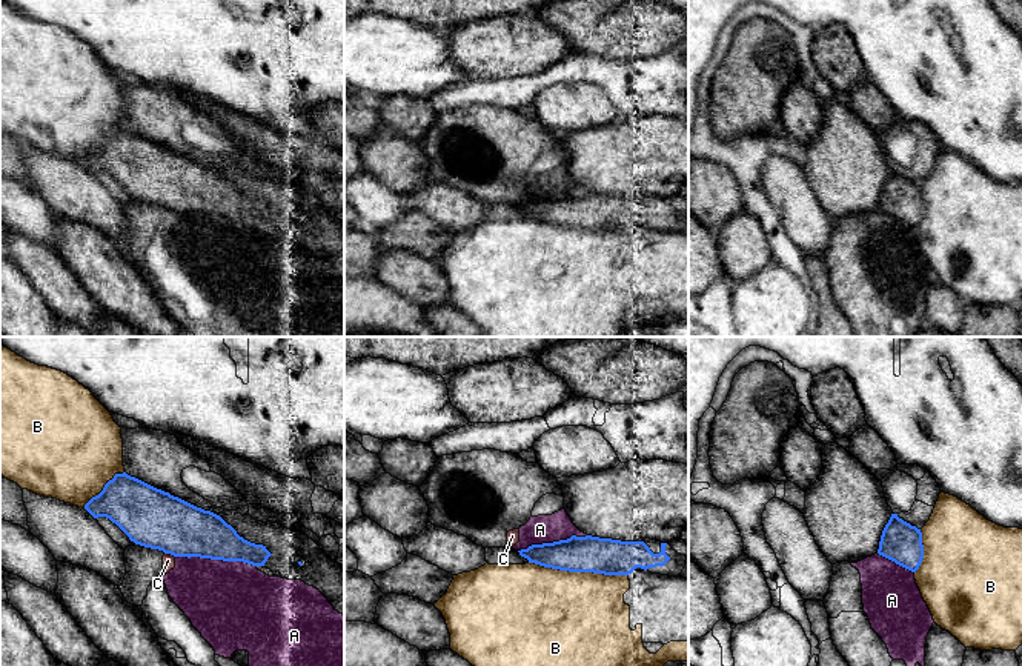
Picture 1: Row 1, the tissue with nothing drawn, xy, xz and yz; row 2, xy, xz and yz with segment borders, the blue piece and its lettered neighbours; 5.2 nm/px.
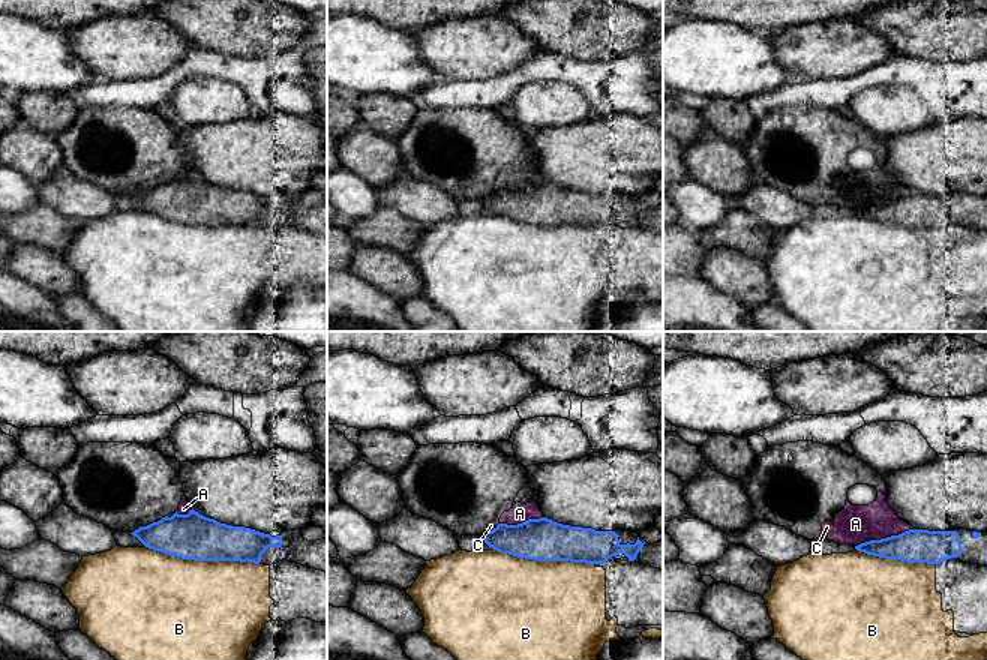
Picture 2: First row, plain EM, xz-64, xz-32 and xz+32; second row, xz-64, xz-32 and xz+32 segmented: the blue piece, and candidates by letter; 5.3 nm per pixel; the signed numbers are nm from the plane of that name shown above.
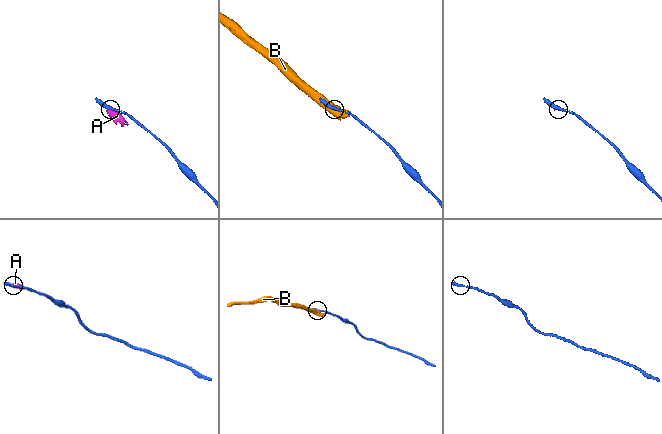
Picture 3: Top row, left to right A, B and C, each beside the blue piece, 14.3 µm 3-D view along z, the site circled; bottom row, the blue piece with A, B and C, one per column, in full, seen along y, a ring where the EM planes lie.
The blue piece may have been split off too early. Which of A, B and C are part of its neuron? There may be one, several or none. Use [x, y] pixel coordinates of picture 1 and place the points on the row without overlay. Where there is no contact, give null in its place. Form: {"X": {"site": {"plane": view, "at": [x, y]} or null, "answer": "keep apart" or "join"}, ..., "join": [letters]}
{"A": {"site": {"plane": "xy", "at": [215, 214]}, "answer": "keep apart"}, "B": {"site": {"plane": "xz", "at": [578, 226]}, "answer": "keep apart"}, "C": {"site": {"plane": "xy", "at": [169, 208]}, "answer": "keep apart"}, "join": []}

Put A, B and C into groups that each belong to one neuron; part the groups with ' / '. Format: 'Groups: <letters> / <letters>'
Groups: A C / B

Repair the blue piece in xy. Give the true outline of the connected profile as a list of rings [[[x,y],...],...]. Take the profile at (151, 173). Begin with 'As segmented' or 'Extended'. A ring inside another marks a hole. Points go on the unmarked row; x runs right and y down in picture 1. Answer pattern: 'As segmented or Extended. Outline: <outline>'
As segmented. Outline: [[[115,129],[85,165],[115,178],[135,200],[174,212],[200,212],[264,221],[266,201],[237,189],[220,171],[135,132]]]

